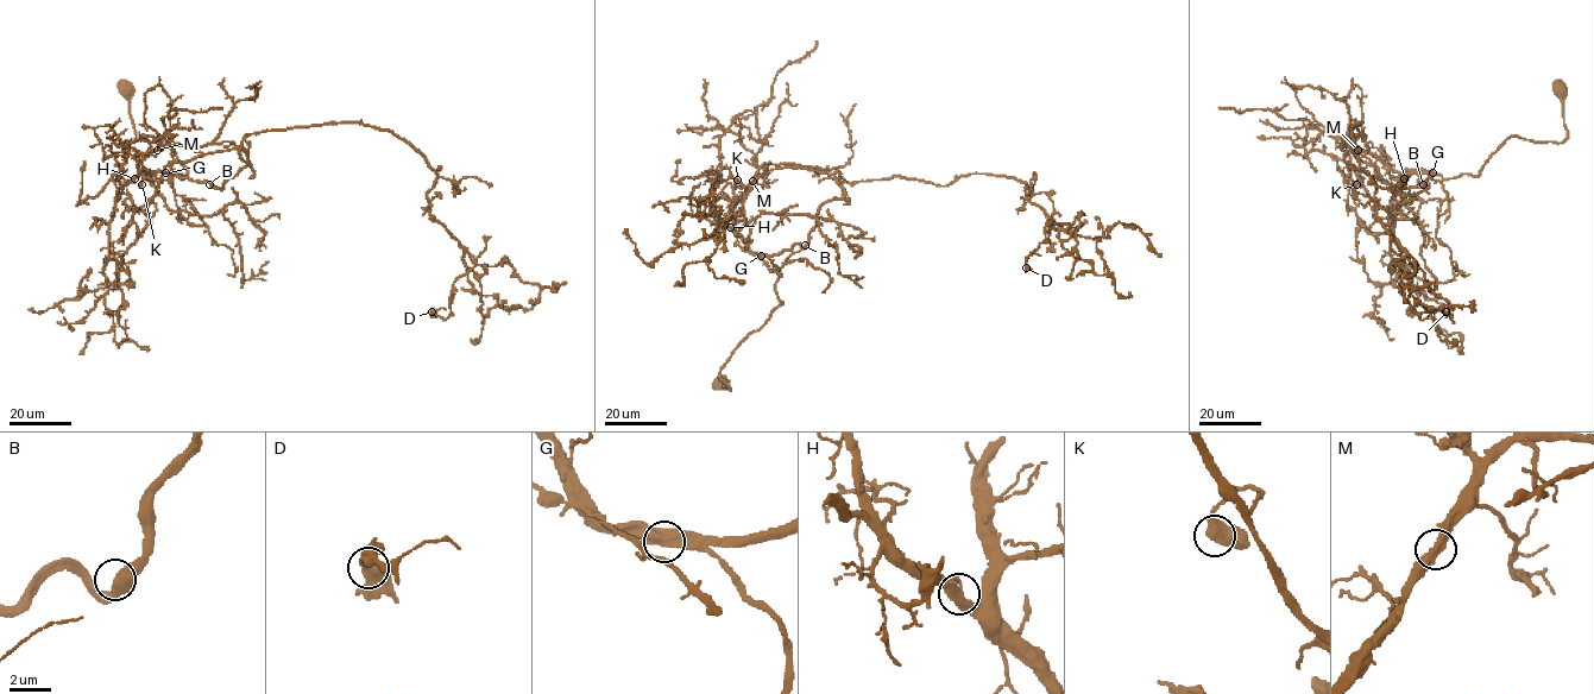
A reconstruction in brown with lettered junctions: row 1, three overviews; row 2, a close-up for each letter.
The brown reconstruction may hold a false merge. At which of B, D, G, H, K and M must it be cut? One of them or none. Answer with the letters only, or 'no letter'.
no letter

